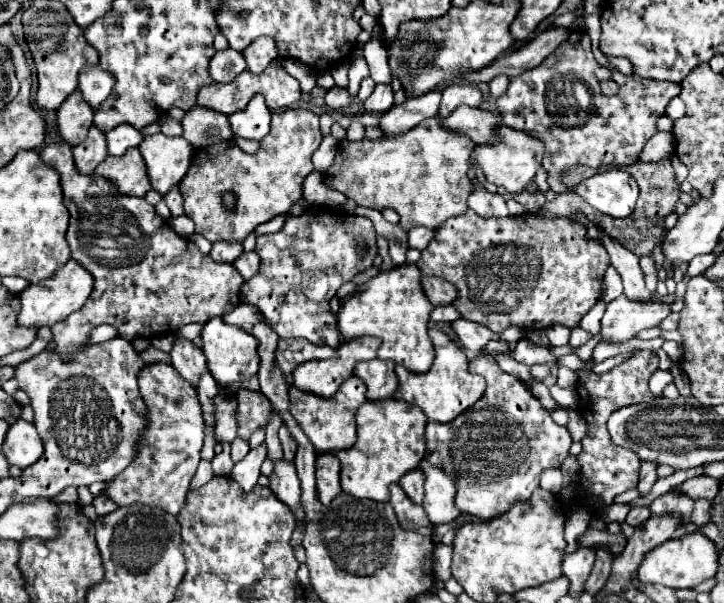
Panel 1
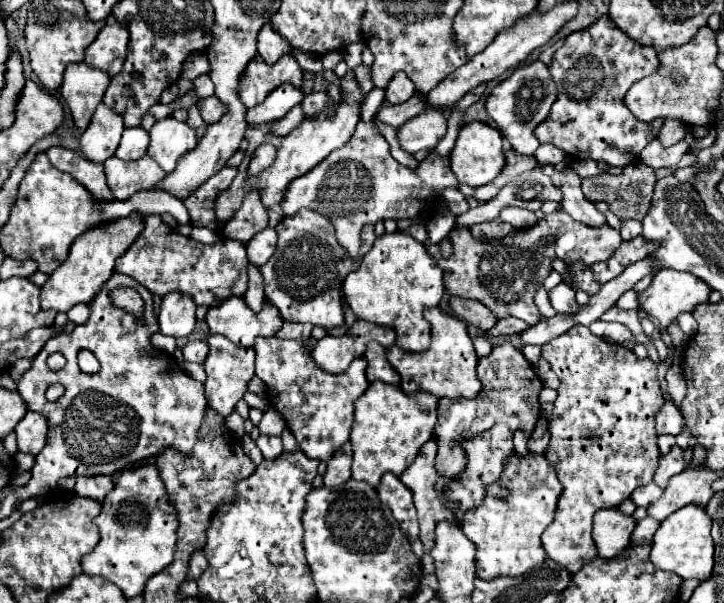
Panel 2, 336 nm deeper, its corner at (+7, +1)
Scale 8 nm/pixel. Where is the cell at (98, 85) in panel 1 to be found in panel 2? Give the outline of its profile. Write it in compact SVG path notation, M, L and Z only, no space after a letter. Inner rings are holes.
M108 17L98 39L86 49L84 63L114 77L124 67L126 45L128 45L128 29L124 25L118 25L112 17Z

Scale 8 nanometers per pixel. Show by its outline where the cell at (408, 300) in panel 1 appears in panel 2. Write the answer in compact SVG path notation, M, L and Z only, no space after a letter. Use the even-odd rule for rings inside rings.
M386 233L384 237L374 241L374 247L364 255L360 267L356 273L348 273L344 279L344 297L350 309L358 319L392 327L396 331L396 345L402 347L404 351L410 353L422 353L430 345L430 325L422 317L422 313L430 307L436 307L444 295L444 285L442 285L442 271L436 265L436 261L426 253L426 247L412 239L406 233Z

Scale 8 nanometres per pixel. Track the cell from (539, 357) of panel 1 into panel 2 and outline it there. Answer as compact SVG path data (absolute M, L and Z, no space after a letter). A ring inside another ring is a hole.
M576 325L546 343L542 347L542 357L550 363L550 369L561 382L554 401L554 415L548 425L550 443L544 451L544 457L556 469L558 481L564 487L558 499L556 517L542 535L542 547L552 561L560 563L568 573L576 573L582 569L582 565L596 557L596 547L590 537L594 513L600 509L618 507L638 485L652 481L660 459L654 417L662 409L664 399L656 377L656 363L652 363L648 357L638 359L630 349L622 345L616 347L614 343L592 335L584 325Z

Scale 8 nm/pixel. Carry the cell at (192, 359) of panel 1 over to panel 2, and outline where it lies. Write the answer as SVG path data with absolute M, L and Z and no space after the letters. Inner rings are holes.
M180 293L164 295L162 309L158 315L160 333L170 335L174 339L188 337L196 325L194 311L196 311L196 305L186 295L180 295Z

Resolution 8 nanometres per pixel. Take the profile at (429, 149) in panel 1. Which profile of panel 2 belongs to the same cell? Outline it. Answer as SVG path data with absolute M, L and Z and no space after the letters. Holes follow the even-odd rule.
M360 123L342 149L290 183L282 201L282 211L284 215L294 215L302 207L320 211L334 223L340 247L356 259L360 251L360 231L366 223L430 217L432 211L438 209L444 189L458 189L458 179L450 169L450 157L430 151L416 169L410 169L390 155L386 139L372 123Z

